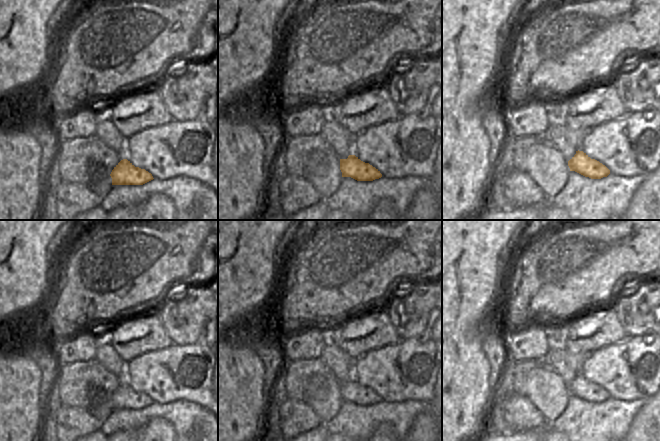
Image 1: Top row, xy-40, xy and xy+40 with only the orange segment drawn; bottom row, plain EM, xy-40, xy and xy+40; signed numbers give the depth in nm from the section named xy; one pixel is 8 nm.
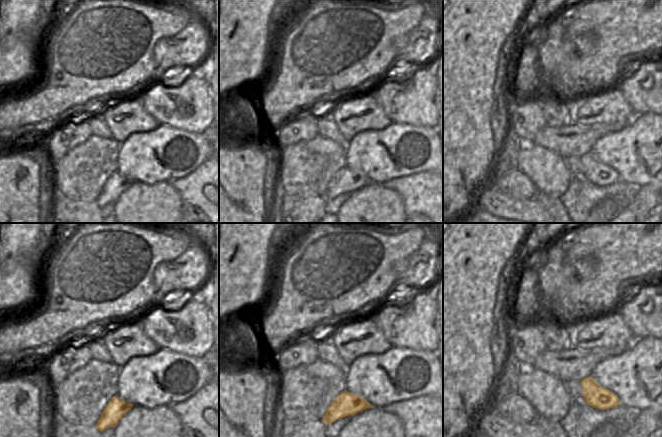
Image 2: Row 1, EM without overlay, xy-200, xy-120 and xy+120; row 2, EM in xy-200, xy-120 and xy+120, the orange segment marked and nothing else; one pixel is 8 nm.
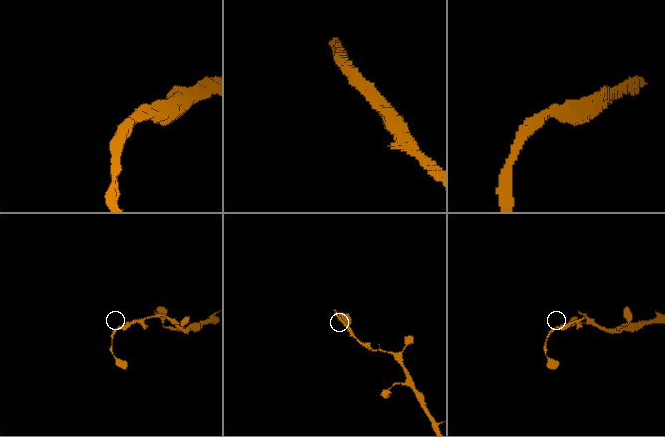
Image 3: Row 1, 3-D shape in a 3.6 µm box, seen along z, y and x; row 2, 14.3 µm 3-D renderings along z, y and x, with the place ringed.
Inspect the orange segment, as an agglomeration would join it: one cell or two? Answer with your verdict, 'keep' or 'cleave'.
keep

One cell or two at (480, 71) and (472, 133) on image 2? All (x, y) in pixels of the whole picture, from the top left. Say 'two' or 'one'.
one

